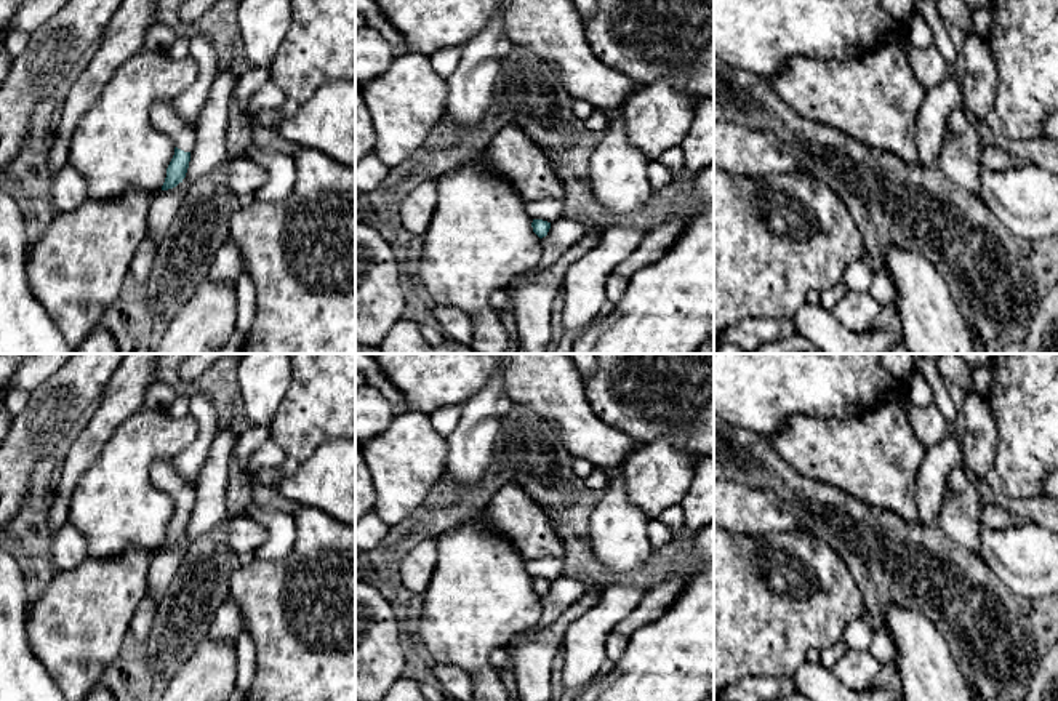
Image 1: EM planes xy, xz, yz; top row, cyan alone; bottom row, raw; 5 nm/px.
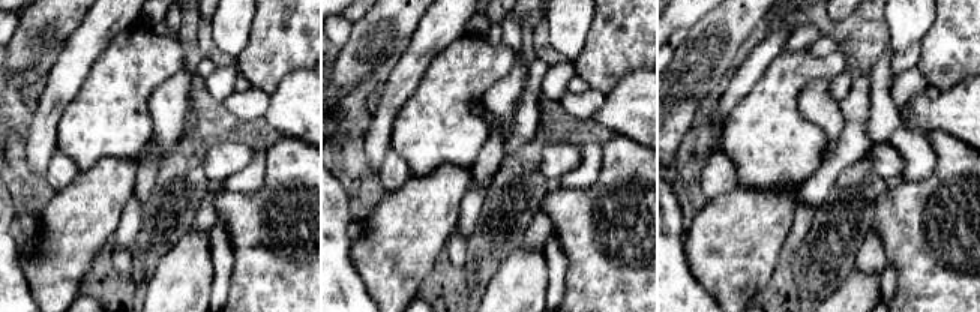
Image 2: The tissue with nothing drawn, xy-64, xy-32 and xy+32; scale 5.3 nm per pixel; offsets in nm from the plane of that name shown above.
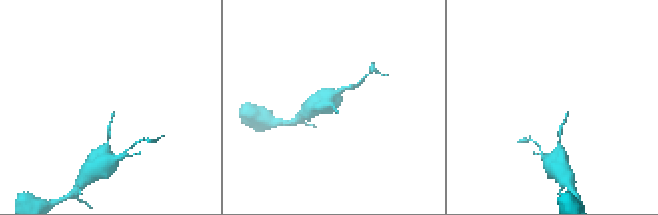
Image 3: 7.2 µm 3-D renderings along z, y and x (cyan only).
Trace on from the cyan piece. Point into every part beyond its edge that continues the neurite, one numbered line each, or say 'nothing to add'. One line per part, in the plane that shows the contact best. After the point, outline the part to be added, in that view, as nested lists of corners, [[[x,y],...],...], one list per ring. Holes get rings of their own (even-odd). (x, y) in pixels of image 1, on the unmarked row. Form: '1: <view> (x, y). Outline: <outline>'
1: xy (164, 476). Outline: [[[173,458],[155,461],[150,467],[150,480],[158,490],[165,491],[178,507],[184,511],[194,509],[195,487],[176,472]]]

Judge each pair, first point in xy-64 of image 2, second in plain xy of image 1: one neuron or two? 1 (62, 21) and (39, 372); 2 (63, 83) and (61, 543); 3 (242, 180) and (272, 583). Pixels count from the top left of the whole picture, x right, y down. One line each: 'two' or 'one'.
1: two
2: two
3: two

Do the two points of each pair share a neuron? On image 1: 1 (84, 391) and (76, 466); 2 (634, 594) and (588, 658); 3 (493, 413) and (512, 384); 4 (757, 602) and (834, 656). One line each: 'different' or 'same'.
1: different
2: same
3: different
4: different

